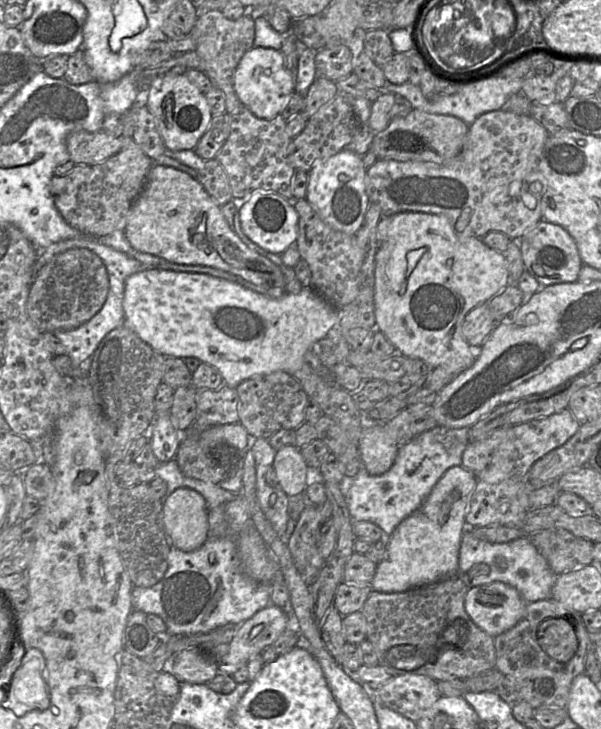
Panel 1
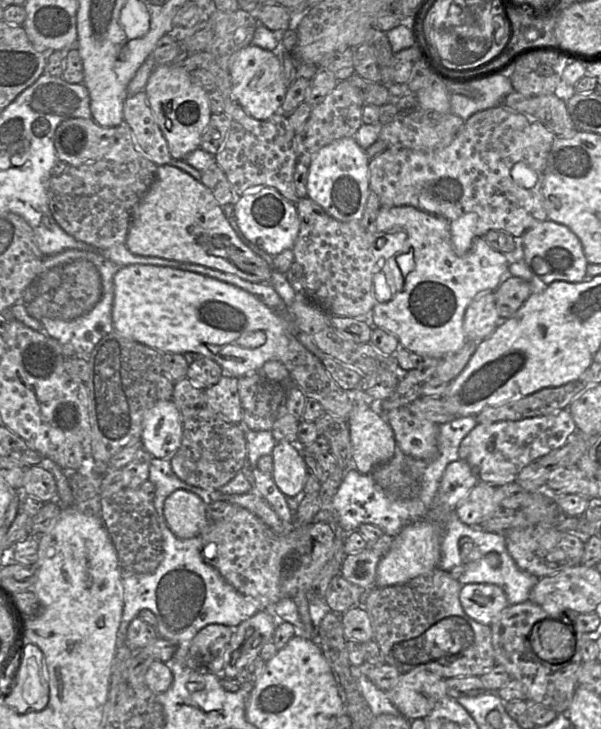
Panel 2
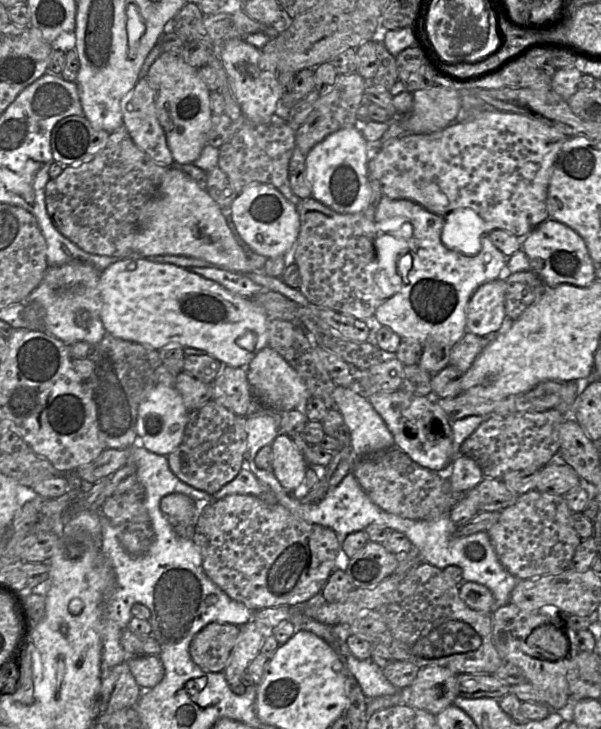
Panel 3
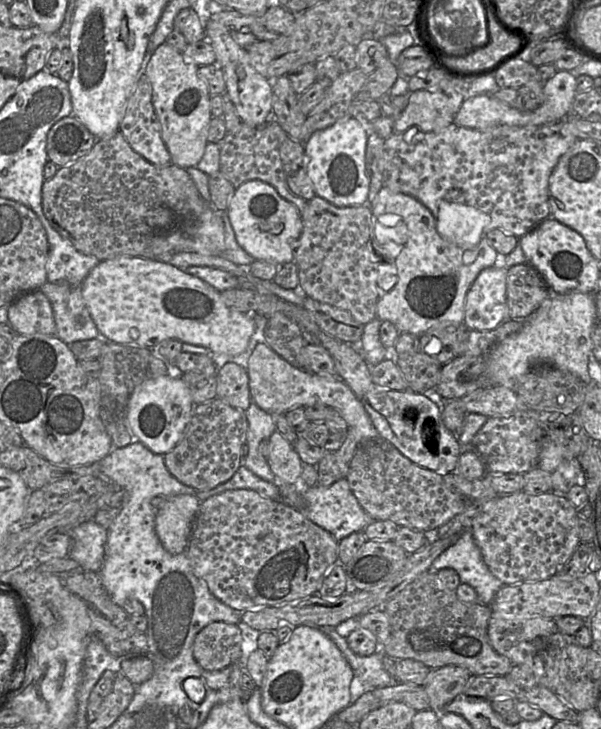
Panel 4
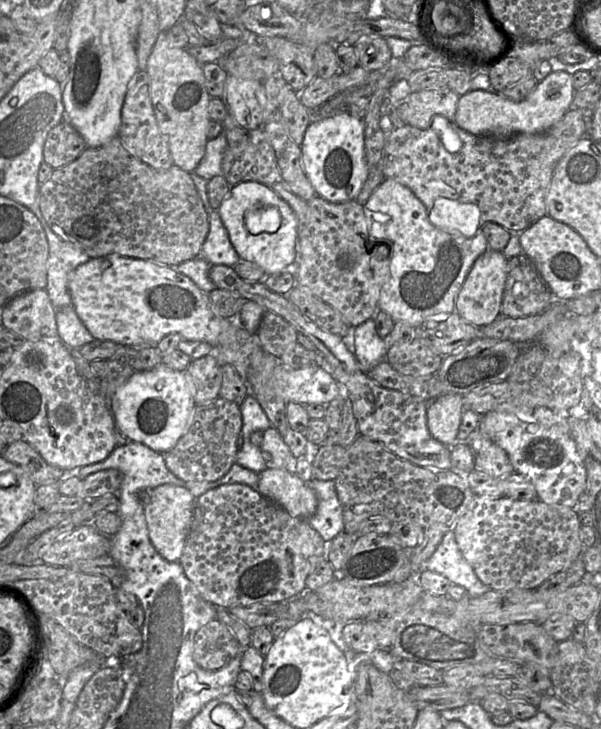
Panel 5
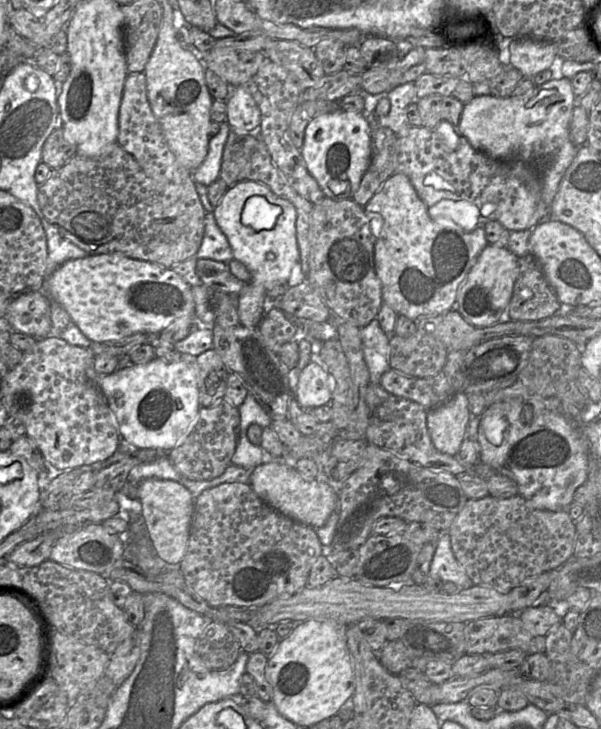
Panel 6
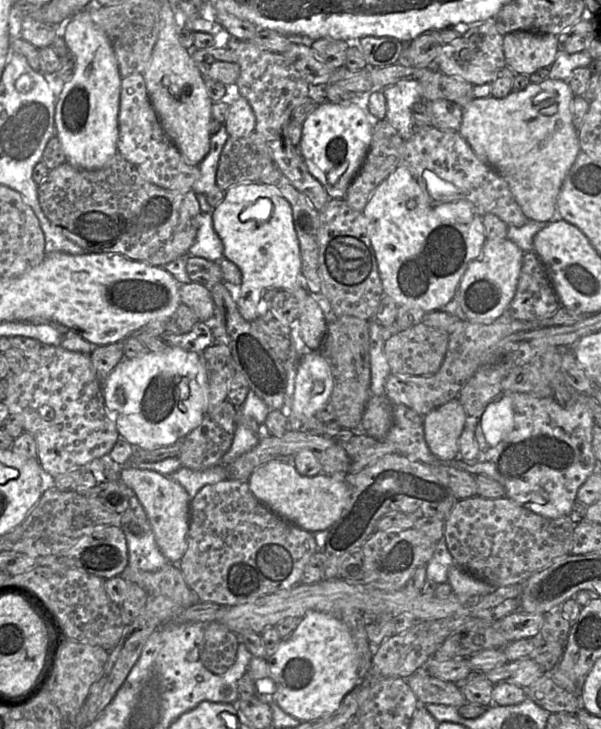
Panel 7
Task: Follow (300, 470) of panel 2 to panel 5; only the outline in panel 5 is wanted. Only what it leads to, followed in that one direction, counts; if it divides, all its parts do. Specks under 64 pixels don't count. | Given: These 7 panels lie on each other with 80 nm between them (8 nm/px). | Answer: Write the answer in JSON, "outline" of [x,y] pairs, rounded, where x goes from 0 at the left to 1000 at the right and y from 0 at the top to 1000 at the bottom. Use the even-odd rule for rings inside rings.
{"outline":[[[456,586],[439,591],[439,606],[434,613],[448,642],[464,642],[494,649],[498,630],[488,623],[473,598]]]}

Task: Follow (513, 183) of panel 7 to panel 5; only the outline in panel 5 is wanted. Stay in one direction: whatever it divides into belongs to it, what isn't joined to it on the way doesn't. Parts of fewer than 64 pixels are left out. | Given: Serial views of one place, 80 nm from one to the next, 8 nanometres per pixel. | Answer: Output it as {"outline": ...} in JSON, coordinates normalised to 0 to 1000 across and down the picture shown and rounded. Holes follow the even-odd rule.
{"outline":[[[940,96],[918,97],[867,140],[855,140],[820,123],[779,126],[764,136],[755,167],[789,187],[849,191],[864,184],[900,184],[928,169],[952,148],[955,130],[952,103]]]}

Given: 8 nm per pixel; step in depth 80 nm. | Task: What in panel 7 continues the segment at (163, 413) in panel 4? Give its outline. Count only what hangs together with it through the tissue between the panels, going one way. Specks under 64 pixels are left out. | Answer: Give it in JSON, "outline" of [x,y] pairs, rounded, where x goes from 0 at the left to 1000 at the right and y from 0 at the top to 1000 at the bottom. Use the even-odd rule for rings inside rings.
{"outline":[[[281,475],[265,483],[245,483],[228,491],[206,491],[168,527],[178,562],[200,599],[236,616],[285,612],[304,604],[336,579],[344,565],[344,517],[336,486]]]}

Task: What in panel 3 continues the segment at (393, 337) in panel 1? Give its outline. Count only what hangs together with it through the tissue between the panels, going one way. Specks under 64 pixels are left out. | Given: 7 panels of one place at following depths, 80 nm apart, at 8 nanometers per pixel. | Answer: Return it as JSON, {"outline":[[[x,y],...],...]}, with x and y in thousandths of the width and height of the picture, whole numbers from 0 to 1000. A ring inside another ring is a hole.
{"outline":[[[641,267],[636,269],[622,296],[624,324],[621,329],[622,353],[627,359],[627,374],[624,374],[624,387],[636,402],[639,412],[626,424],[622,436],[637,447],[647,449],[652,454],[666,461],[667,465],[689,466],[700,473],[710,468],[725,468],[745,475],[757,473],[777,455],[775,453],[775,421],[787,402],[805,388],[834,381],[842,369],[844,353],[817,332],[812,324],[804,324],[800,328],[800,343],[787,351],[777,351],[752,343],[740,337],[735,332],[735,316],[739,310],[739,298],[722,294],[692,277],[676,273],[651,273]],[[681,347],[686,351],[686,368],[677,376],[677,388],[669,384],[667,377],[661,370],[661,358],[672,348]]]}

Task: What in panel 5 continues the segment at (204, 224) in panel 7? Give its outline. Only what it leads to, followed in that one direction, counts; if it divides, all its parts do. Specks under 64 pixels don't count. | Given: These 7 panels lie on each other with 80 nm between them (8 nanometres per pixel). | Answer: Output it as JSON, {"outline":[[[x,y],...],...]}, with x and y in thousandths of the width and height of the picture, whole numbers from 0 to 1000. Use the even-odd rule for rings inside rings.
{"outline":[[[349,287],[348,306],[348,320],[336,337],[333,353],[351,364],[391,365],[399,359],[399,353],[383,331],[363,288]]]}

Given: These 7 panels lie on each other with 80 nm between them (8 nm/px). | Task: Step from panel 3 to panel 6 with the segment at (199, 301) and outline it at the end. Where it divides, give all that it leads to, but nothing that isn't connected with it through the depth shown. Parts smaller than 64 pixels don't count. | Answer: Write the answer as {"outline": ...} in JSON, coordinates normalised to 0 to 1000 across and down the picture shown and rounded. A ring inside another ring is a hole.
{"outline":[[[165,348],[105,361],[77,381],[68,399],[108,424],[153,471],[173,471],[225,457],[266,458],[296,436],[324,436],[318,395],[285,368],[206,348]]]}

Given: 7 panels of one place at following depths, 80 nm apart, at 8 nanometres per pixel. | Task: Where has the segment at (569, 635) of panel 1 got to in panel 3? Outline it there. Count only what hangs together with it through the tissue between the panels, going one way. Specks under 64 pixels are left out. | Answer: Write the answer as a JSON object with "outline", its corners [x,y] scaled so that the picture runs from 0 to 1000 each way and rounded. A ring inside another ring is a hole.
{"outline":[[[900,857],[890,861],[877,875],[877,885],[895,903],[927,907],[947,894],[947,878],[920,857]]]}

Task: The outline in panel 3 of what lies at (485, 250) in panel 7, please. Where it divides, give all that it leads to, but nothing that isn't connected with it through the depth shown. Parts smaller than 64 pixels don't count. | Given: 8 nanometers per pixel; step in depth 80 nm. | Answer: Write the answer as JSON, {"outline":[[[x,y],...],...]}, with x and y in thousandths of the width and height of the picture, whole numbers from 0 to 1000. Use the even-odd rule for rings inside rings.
{"outline":[[[829,381],[802,390],[775,421],[775,453],[795,461],[824,460],[844,440],[842,387]]]}

